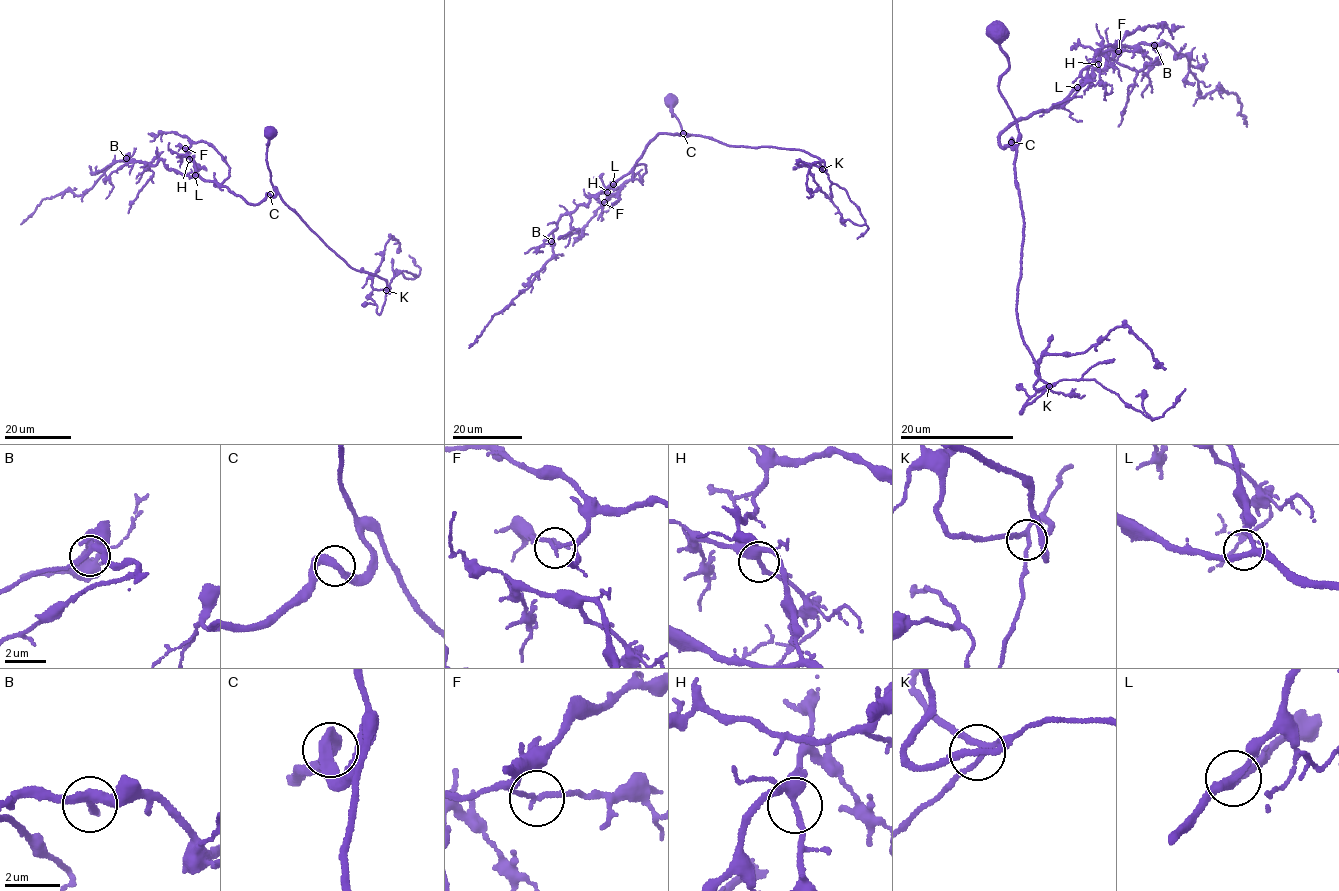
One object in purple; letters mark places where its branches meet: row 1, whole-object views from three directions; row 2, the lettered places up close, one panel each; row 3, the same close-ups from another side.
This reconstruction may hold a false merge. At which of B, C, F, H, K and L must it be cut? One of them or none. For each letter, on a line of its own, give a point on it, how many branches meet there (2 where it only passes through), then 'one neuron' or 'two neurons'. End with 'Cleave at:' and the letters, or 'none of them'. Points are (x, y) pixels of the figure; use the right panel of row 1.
B: at (1154, 45); 3 branches meet; one neuron
C: at (1011, 142); 2 branches meet; one neuron
F: at (1118, 51); 2 branches meet; one neuron
H: at (1098, 64); 3 branches meet; one neuron
K: at (1049, 386); 3 branches meet; one neuron
L: at (1077, 87); 3 branches meet; one neuron
Cleave at: none of them

